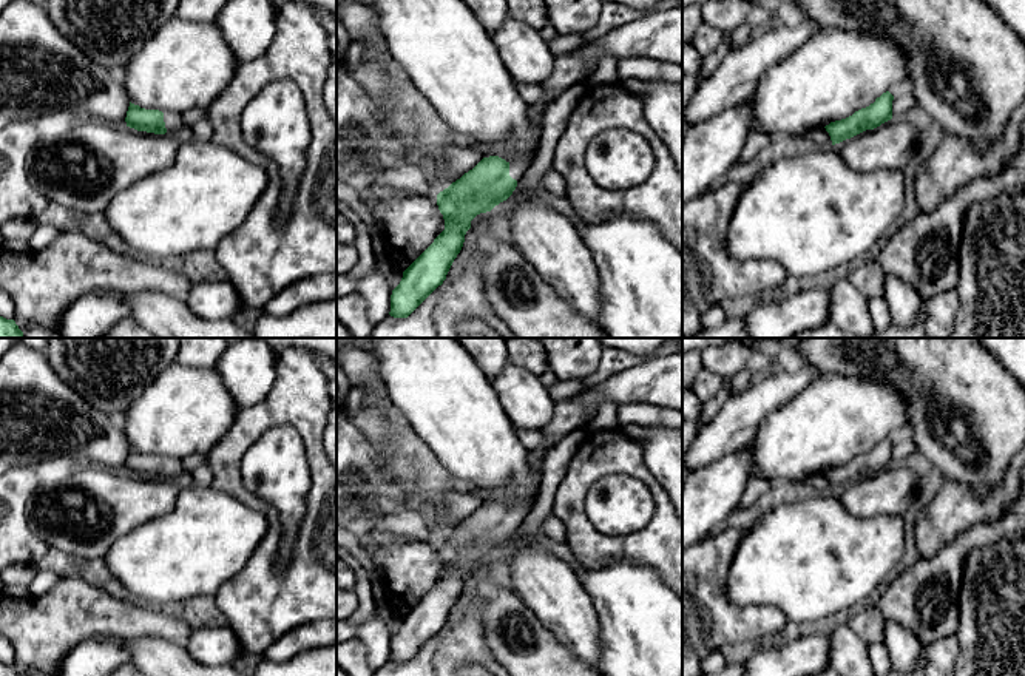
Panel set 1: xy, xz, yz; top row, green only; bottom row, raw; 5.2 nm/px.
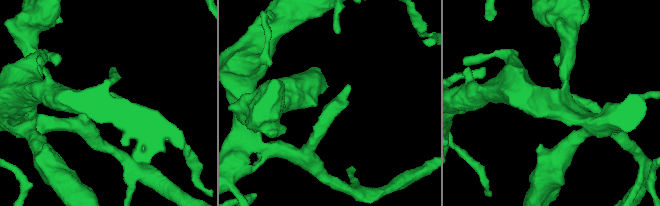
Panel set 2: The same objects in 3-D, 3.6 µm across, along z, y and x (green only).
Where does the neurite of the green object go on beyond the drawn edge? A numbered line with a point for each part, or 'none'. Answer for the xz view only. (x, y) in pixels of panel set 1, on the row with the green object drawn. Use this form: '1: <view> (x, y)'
1: xz (519, 167)

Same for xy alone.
1: xy (173, 122)

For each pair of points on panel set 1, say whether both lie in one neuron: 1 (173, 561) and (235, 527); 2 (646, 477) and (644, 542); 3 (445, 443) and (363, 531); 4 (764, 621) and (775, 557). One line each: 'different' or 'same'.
1: same
2: same
3: different
4: different

